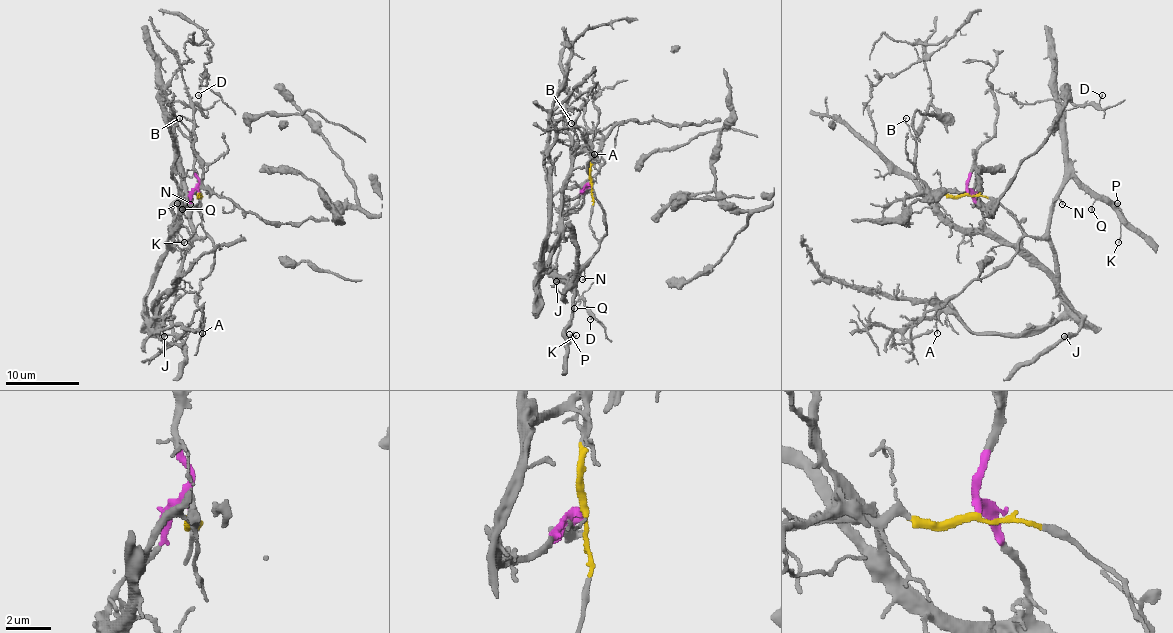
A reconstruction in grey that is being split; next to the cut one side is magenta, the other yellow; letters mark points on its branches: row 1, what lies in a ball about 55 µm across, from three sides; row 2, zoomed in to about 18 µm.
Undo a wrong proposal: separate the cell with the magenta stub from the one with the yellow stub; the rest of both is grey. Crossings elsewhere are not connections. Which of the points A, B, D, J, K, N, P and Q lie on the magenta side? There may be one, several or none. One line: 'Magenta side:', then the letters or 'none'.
Magenta side: B

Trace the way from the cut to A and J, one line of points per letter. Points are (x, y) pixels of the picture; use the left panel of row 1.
A: (199, 193), (197, 208), (201, 226), (212, 241), (214, 252), (214, 267), (201, 281), (197, 292), (203, 332)
J: (199, 193), (197, 208), (206, 235), (197, 237), (186, 254), (175, 292), (171, 332), (164, 336)

